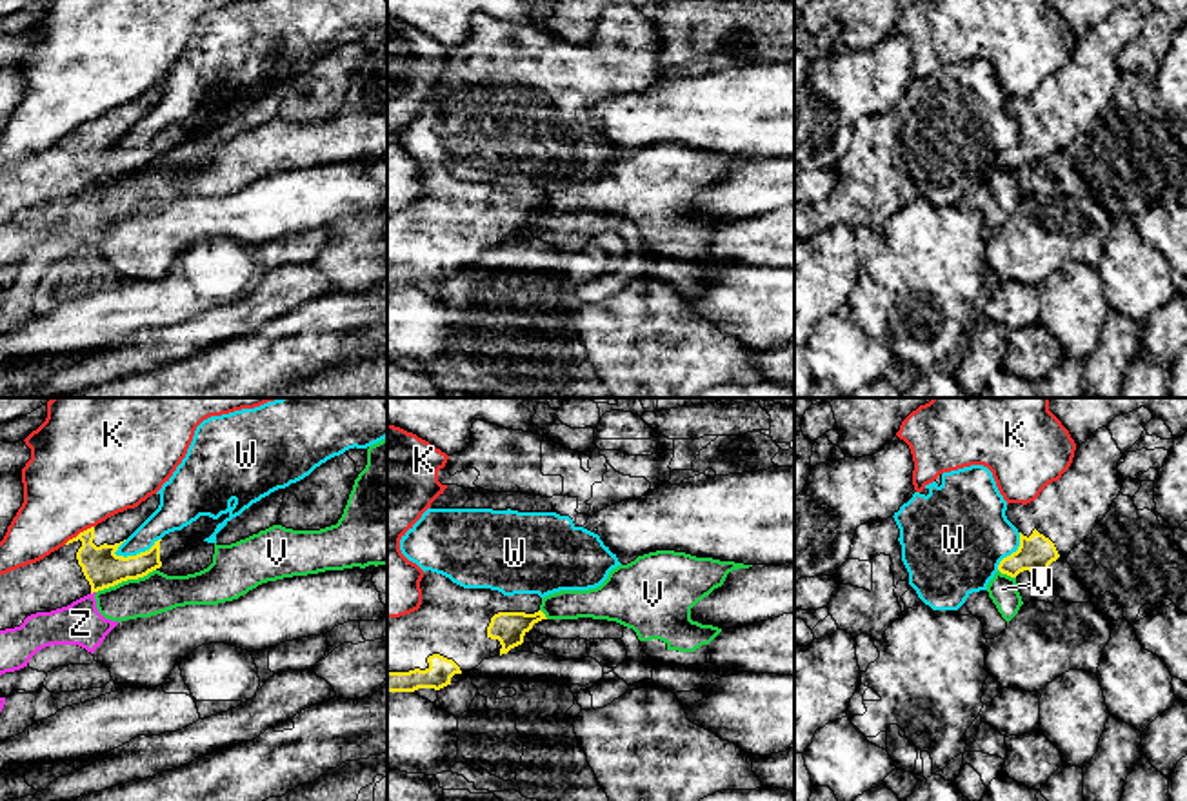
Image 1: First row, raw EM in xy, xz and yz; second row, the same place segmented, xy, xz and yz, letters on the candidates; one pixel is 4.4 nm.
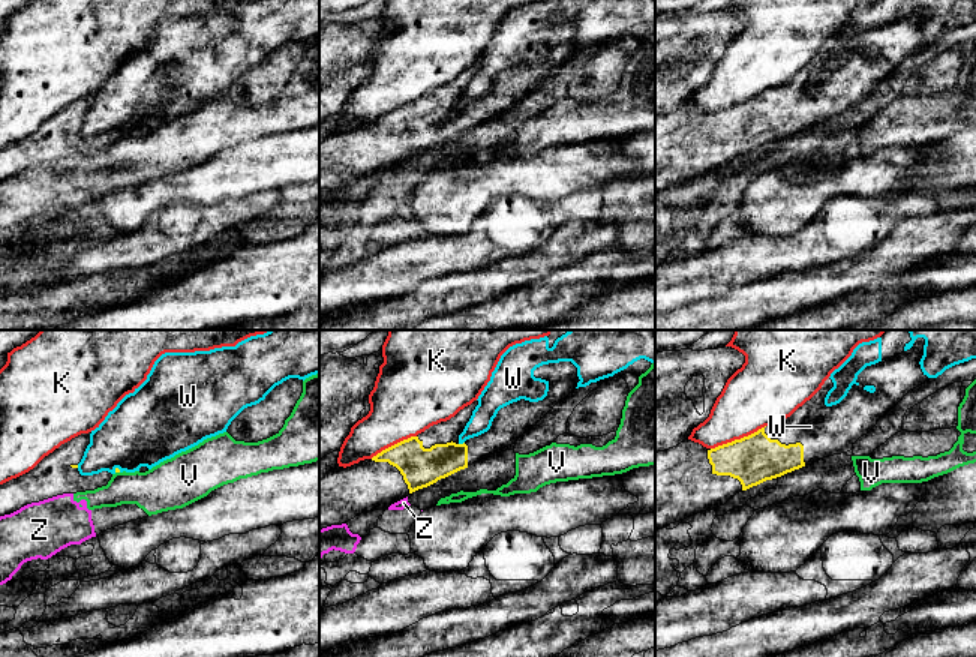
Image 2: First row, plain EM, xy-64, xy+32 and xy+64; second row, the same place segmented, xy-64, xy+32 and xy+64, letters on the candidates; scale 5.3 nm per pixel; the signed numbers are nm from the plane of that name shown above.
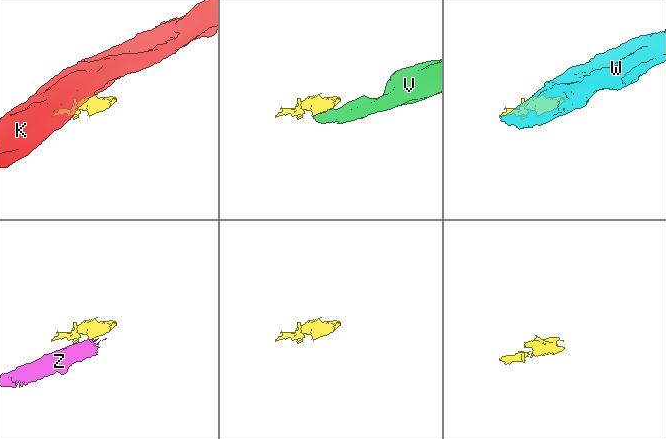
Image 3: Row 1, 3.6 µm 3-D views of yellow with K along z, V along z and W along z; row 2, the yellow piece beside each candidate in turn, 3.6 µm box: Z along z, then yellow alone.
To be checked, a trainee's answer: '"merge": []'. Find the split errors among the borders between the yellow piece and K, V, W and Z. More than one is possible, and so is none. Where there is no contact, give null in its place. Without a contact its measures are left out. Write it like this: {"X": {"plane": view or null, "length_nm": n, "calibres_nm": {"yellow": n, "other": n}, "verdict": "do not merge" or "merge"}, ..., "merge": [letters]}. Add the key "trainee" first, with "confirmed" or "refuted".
{"trainee": "confirmed", "K": {"plane": "xy", "length_nm": 160, "calibres_nm": {"yellow": 170, "other": 440}, "verdict": "do not merge"}, "V": {"plane": "xy", "length_nm": 280, "calibres_nm": {"yellow": 170, "other": 180}, "verdict": "do not merge"}, "W": {"plane": "xy", "length_nm": 220, "calibres_nm": {"yellow": 170, "other": 150}, "verdict": "do not merge"}, "Z": {"plane": "xy", "length_nm": 30, "calibres_nm": {"yellow": 170, "other": 190}, "verdict": "do not merge"}, "merge": []}

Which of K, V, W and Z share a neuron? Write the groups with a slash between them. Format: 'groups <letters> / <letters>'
groups K / V Z / W

